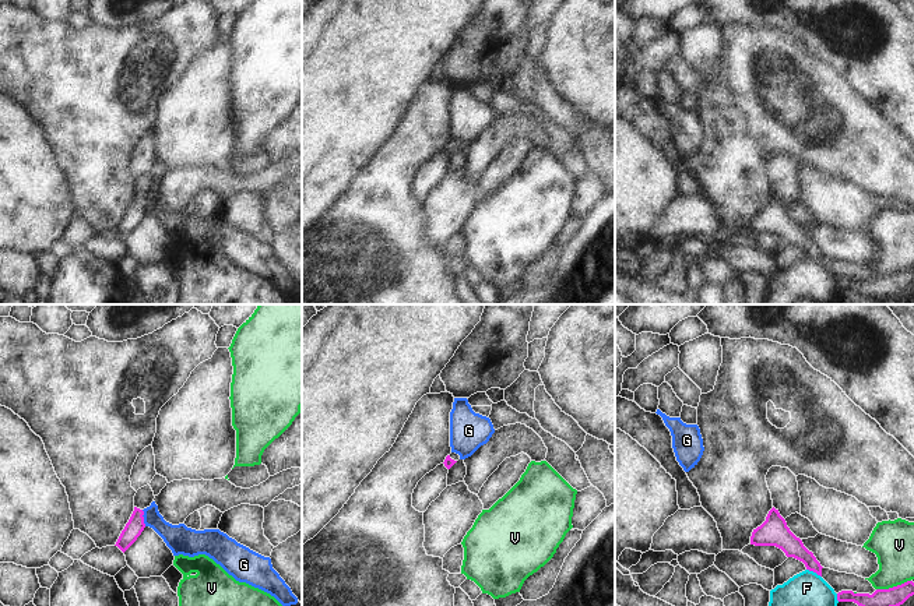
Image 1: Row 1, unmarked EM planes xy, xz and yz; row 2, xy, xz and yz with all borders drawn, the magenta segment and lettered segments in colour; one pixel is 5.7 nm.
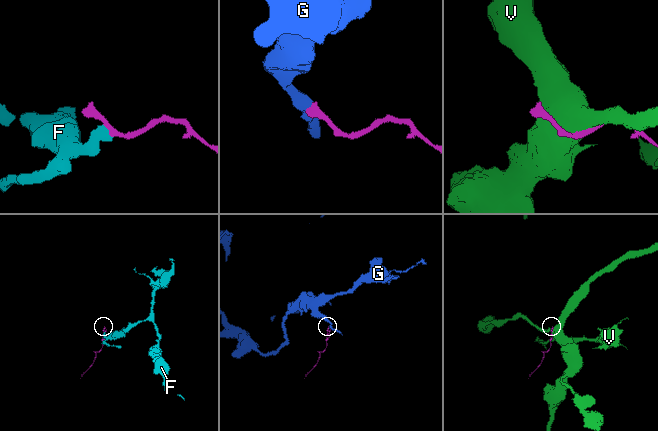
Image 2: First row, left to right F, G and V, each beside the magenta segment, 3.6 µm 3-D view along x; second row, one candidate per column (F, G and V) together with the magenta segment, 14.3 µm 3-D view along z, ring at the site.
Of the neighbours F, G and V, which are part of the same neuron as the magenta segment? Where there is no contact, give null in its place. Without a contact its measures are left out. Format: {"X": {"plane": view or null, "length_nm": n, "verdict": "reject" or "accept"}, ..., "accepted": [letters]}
{"F": {"plane": "yz", "length_nm": 100, "verdict": "reject"}, "G": {"plane": "xy", "length_nm": 100, "verdict": "reject"}, "V": {"plane": "yz", "length_nm": 200, "verdict": "reject"}, "accepted": []}

